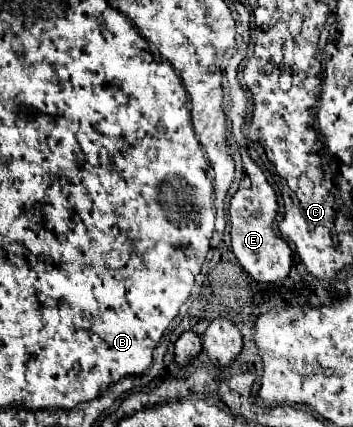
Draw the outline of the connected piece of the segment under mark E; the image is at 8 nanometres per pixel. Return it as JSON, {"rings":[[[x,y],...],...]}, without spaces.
{"rings":[[[231,88],[231,120],[233,120],[233,130],[235,130],[235,140],[241,148],[241,156],[243,156],[243,182],[239,184],[239,190],[235,192],[235,196],[231,198],[229,204],[229,226],[231,226],[231,248],[237,256],[237,260],[241,262],[241,266],[257,280],[257,282],[277,282],[281,278],[285,278],[289,274],[291,268],[291,248],[287,246],[285,240],[281,240],[277,236],[277,232],[273,230],[273,222],[277,218],[279,206],[277,206],[277,196],[275,190],[271,188],[271,184],[267,182],[265,174],[261,172],[261,168],[249,158],[247,154],[247,140],[241,132],[241,124],[243,124],[243,116],[247,110],[247,96],[241,88]]]}

